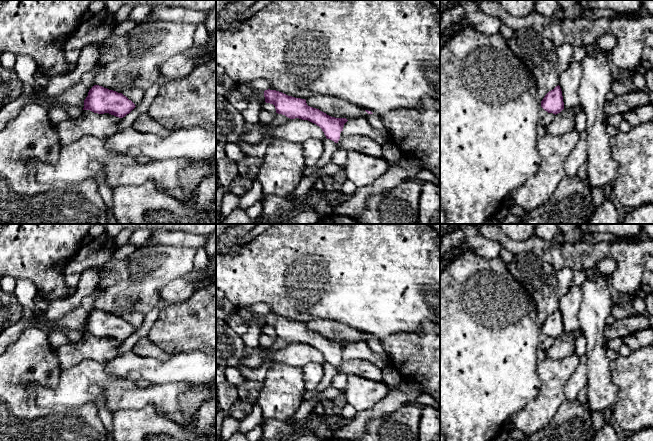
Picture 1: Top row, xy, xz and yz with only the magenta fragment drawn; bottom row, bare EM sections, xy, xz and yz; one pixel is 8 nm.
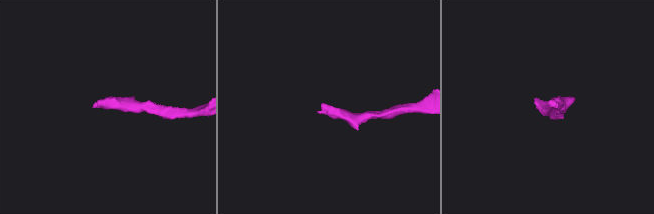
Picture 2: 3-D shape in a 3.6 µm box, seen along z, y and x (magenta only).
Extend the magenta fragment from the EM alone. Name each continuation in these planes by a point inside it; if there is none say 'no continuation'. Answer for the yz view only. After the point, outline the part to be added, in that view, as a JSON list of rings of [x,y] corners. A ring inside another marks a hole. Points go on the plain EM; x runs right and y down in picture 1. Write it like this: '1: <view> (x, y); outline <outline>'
no continuation

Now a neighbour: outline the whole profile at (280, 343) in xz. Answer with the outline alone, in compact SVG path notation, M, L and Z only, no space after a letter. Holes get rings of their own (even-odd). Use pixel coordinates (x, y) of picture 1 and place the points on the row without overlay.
M277 337L276 341L272 344L272 346L269 349L275 351L275 350L285 348L289 344L290 342L286 341L285 339Z

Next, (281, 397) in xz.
M283 362L272 363L263 382L263 389L255 401L255 404L259 405L262 410L262 418L287 423L303 402L303 394L306 391L303 368L289 366Z

